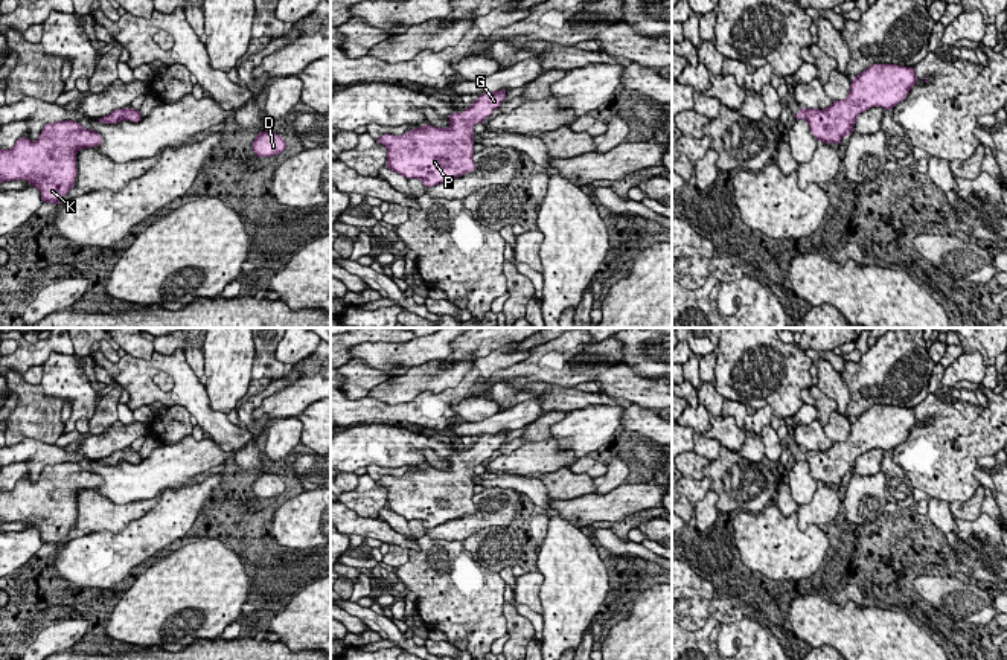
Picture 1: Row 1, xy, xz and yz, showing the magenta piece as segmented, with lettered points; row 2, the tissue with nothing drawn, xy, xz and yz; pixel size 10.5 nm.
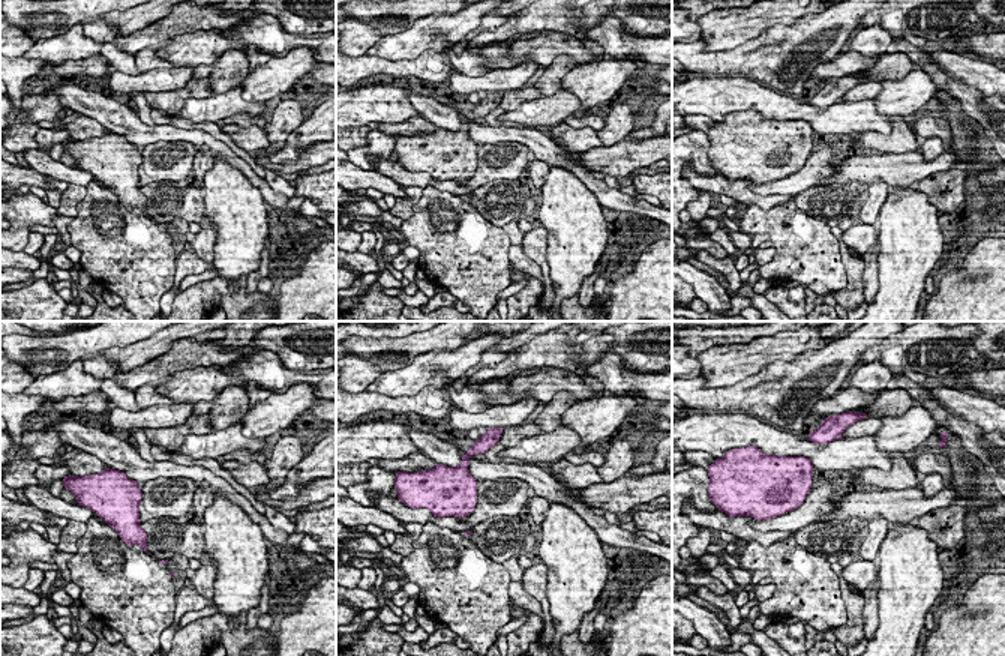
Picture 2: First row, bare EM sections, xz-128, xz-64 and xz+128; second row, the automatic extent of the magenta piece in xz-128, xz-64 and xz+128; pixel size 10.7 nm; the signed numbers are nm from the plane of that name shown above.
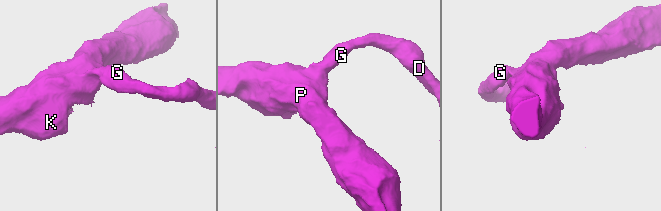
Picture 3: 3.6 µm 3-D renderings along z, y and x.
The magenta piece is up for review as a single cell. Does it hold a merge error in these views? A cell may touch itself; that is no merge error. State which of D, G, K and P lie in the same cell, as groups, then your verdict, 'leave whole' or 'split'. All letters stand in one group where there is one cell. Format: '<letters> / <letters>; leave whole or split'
D G K P; leave whole

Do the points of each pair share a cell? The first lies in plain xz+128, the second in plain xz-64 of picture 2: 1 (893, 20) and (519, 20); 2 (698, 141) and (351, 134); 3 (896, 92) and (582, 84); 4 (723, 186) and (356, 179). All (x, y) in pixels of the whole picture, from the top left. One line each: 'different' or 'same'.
1: same
2: different
3: same
4: same

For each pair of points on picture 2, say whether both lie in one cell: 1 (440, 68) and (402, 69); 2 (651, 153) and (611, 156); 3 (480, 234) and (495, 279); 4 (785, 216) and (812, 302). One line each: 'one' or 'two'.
1: one
2: one
3: one
4: two

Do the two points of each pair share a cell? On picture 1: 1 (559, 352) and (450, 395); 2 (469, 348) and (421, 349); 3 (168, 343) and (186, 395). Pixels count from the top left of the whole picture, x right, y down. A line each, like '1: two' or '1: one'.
1: two
2: two
3: two

